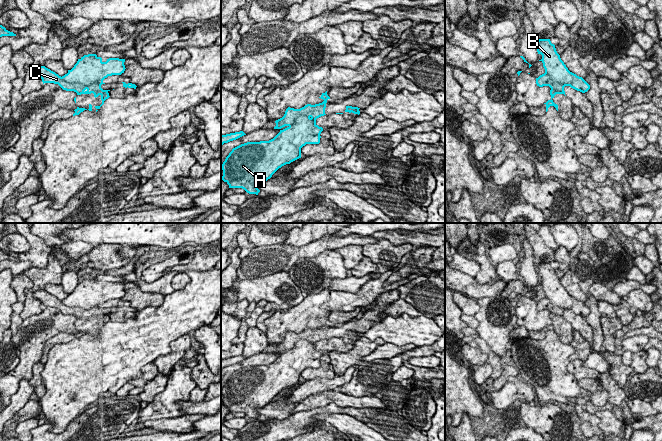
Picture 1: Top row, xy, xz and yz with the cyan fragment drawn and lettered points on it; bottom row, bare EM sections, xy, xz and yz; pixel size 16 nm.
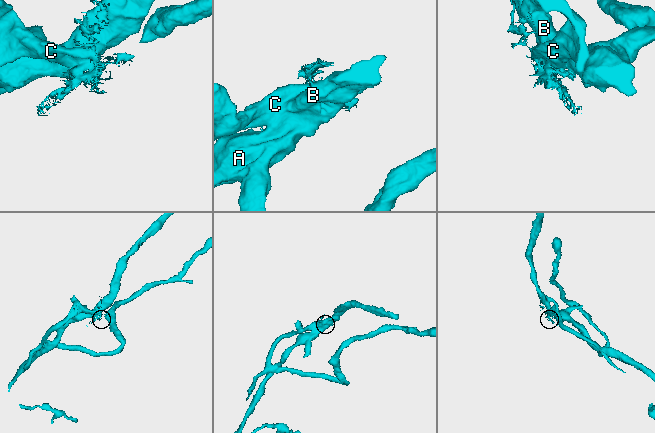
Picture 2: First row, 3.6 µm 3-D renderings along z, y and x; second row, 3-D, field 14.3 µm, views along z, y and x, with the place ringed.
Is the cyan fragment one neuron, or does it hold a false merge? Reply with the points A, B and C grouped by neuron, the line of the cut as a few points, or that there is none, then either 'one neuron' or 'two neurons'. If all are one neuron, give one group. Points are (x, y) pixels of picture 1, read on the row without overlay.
groups A B / C; cut xy (61, 301), (68, 306), (93, 307), (96, 314), (101, 313); two neurons

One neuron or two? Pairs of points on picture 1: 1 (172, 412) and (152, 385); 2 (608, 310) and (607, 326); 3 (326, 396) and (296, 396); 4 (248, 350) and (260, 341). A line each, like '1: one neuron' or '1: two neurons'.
1: two neurons
2: two neurons
3: two neurons
4: one neuron

